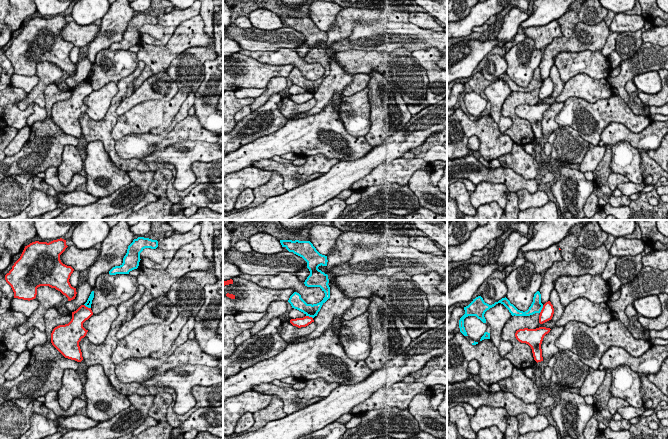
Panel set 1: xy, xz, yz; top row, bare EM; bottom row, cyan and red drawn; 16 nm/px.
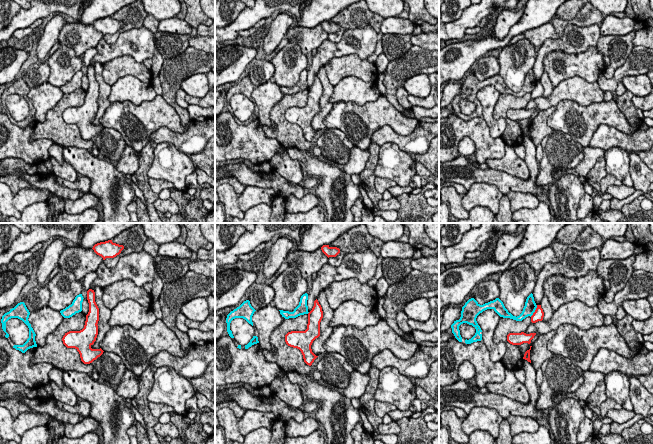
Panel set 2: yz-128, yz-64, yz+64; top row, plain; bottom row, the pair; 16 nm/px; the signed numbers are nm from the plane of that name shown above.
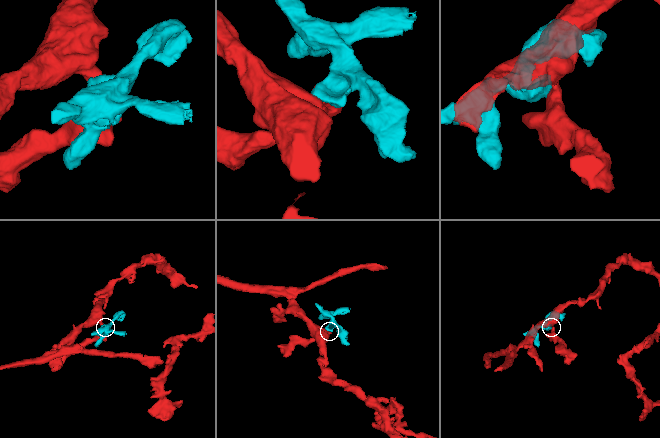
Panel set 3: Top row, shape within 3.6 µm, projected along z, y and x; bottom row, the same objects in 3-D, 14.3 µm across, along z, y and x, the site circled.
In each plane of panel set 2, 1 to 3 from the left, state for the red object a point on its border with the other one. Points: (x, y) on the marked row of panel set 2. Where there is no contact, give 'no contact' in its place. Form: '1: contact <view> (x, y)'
1: no contact
2: no contact
3: contact yz+64 (534, 311)

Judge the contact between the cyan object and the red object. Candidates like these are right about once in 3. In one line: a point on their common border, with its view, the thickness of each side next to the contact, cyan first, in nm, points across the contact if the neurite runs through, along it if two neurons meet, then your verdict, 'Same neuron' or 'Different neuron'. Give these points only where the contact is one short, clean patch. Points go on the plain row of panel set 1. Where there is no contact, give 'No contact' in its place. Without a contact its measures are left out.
Touches cyan at yz (541, 85). Thickness 190 nm (cyan) against 220 nm. Boundary: yz (543, 81), (539, 88). Different neuron

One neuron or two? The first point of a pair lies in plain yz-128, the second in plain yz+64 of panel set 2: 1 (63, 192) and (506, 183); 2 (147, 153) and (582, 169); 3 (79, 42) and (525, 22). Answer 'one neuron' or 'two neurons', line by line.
1: one neuron
2: two neurons
3: two neurons

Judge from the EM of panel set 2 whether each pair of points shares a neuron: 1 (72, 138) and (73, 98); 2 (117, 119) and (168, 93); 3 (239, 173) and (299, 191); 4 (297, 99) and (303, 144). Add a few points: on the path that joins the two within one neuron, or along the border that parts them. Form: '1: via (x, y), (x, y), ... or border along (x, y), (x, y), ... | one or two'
1: via (61, 127), (58, 124), (58, 110), (62, 106) | one
2: border along (161, 95), (177, 114) | two
3: via (254, 178), (260, 181), (277, 182), (284, 189) | one
4: via (284, 107), (281, 110), (281, 123), (290, 132) | one

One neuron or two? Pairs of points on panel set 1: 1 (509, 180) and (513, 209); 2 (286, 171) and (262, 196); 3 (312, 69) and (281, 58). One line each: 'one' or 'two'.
1: two
2: two
3: one

